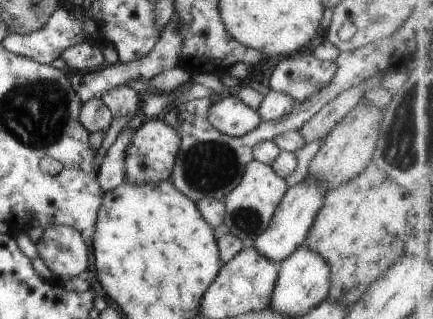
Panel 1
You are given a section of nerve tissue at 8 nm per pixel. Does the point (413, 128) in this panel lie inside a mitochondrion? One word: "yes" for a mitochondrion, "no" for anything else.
yes

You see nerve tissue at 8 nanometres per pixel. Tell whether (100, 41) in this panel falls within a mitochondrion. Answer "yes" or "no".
no

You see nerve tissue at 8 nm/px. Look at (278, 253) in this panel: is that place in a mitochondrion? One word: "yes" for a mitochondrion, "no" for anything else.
no

